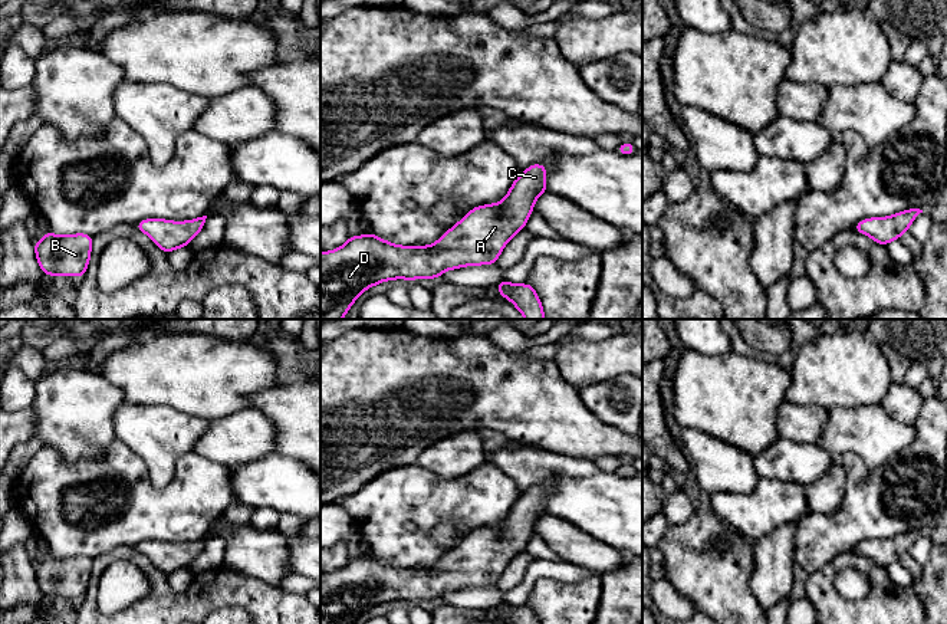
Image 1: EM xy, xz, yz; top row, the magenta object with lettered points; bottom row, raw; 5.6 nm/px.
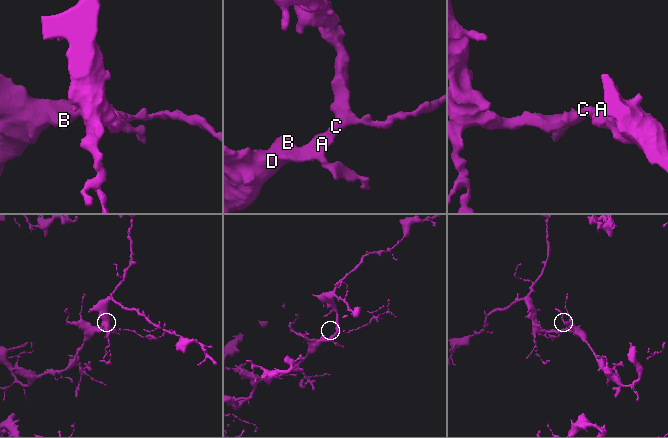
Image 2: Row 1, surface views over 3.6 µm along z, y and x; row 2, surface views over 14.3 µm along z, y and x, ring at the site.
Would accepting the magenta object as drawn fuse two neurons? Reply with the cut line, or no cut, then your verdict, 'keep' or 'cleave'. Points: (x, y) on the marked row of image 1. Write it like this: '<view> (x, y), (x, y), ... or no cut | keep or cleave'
no cut | keep

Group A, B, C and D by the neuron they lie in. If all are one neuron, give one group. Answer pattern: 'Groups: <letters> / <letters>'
Groups: A B C D

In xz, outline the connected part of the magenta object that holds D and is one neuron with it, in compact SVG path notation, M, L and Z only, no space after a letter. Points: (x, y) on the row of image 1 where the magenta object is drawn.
M532 164L514 180L502 203L474 207L431 246L398 246L371 233L349 236L336 250L320 252L320 319L342 319L364 290L385 280L434 279L463 266L496 265L507 242L525 229L536 198L546 191L546 167Z

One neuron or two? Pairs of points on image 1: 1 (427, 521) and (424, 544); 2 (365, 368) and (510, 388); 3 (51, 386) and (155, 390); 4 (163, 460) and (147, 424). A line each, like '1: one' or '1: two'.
1: one
2: one
3: two
4: one

